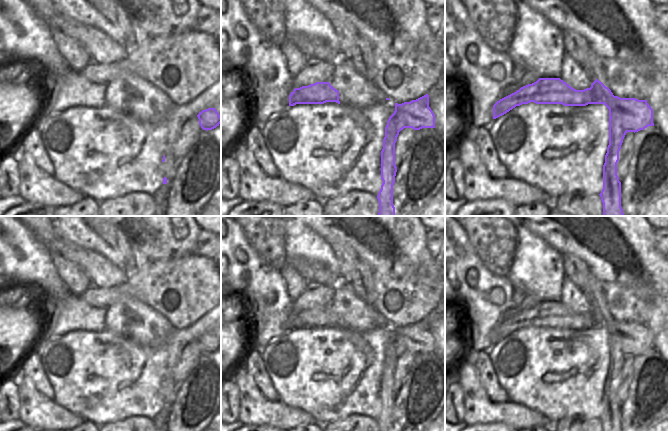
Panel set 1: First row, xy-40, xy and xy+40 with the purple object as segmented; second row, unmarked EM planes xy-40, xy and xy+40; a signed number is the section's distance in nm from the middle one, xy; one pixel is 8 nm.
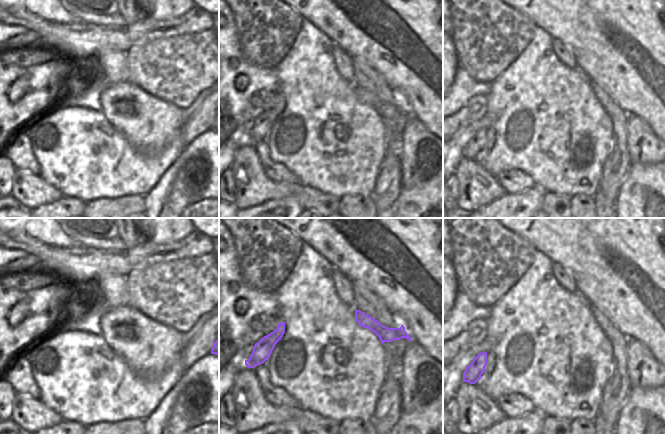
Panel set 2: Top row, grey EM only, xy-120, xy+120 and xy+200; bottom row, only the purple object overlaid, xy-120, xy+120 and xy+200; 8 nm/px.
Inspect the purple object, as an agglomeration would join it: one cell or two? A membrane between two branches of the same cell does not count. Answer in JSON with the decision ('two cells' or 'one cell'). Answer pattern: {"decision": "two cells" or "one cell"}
{"decision": "two cells"}

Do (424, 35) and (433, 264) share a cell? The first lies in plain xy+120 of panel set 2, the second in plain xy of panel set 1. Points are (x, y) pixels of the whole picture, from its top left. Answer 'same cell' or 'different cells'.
same cell

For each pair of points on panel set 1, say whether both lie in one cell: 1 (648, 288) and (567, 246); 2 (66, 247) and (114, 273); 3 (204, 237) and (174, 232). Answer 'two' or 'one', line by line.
1: one
2: one
3: two

